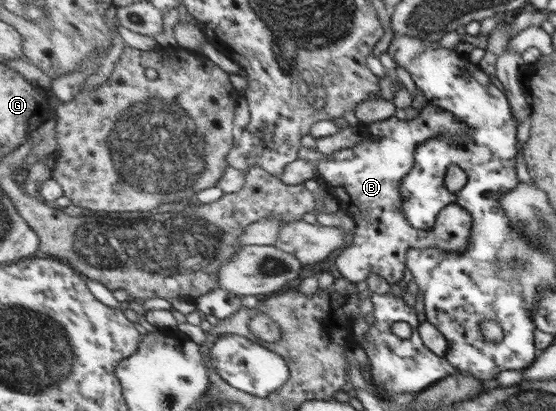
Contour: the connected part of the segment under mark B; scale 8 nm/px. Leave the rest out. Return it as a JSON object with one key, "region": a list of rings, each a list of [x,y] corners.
{"region":[[[427,104],[417,117],[409,121],[404,120],[399,114],[393,115],[384,121],[361,125],[357,144],[351,148],[340,150],[335,154],[327,154],[321,160],[322,178],[325,180],[329,193],[333,194],[334,190],[345,188],[345,202],[347,202],[347,194],[349,194],[351,196],[351,210],[355,208],[353,210],[355,215],[351,215],[351,211],[347,212],[356,222],[354,243],[349,248],[345,248],[336,261],[336,265],[345,279],[353,282],[353,284],[358,284],[367,282],[369,274],[373,273],[385,279],[390,285],[398,284],[401,276],[403,276],[403,270],[405,270],[405,252],[409,252],[411,249],[433,248],[450,253],[457,251],[465,253],[467,251],[467,243],[469,243],[469,234],[471,233],[471,224],[473,222],[469,212],[457,204],[448,204],[437,215],[435,226],[430,232],[417,231],[417,229],[409,225],[405,215],[403,215],[403,199],[401,199],[400,193],[401,179],[414,165],[414,150],[416,146],[421,145],[422,142],[429,138],[438,136],[456,141],[459,134],[466,132],[466,130],[468,130],[467,124],[456,119],[451,112],[441,110],[439,106]]]}

